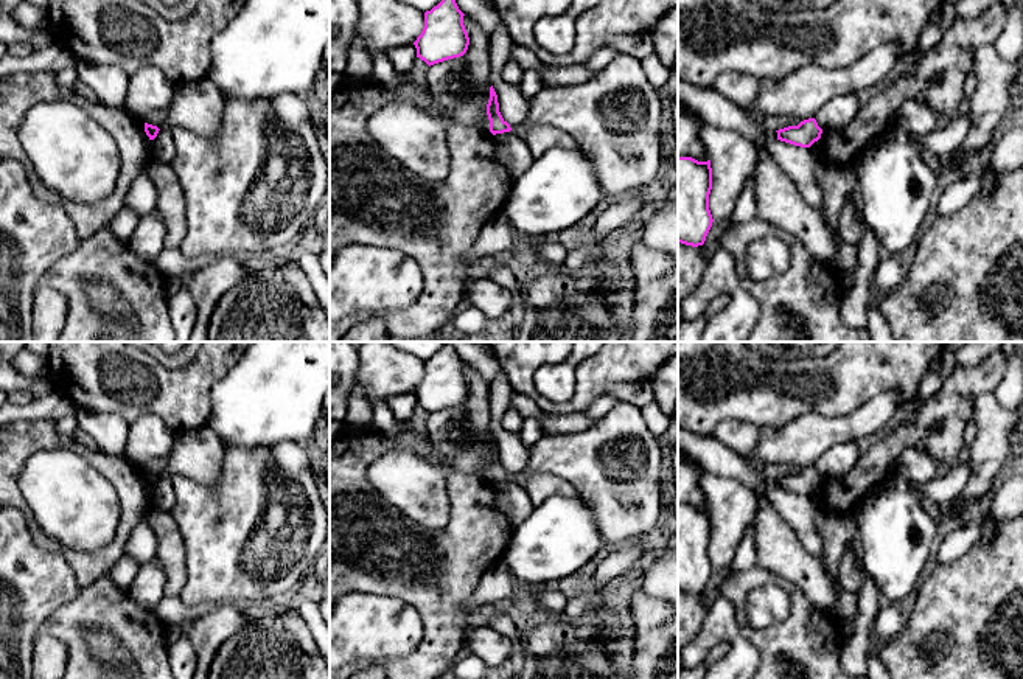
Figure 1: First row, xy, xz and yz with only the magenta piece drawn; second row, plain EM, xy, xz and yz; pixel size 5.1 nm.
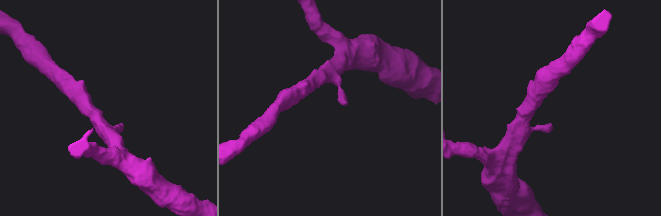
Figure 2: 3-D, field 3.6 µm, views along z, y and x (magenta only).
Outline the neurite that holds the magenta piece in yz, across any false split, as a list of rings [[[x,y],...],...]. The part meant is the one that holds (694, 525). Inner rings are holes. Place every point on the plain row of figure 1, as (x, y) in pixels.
[[[678,505],[678,590],[703,594],[712,575],[709,542],[712,538],[711,508]]]

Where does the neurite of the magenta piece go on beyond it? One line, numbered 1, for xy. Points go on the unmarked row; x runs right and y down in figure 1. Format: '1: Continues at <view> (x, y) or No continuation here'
1: No continuation here

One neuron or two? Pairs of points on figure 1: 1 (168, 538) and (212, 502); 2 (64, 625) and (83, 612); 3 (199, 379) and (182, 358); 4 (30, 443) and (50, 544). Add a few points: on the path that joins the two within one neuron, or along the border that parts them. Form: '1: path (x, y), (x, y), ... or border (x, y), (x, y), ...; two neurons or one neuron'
1: border (170, 513), (179, 532), (187, 564); two neurons
2: path (69, 623), (78, 616); one neuron
3: border (154, 358), (168, 367), (184, 367), (195, 358); two neurons
4: path (16, 468), (16, 499), (30, 519); one neuron

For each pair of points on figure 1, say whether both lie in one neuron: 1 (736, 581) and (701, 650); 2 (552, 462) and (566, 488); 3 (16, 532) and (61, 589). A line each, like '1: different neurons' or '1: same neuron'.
1: different neurons
2: different neurons
3: same neuron

